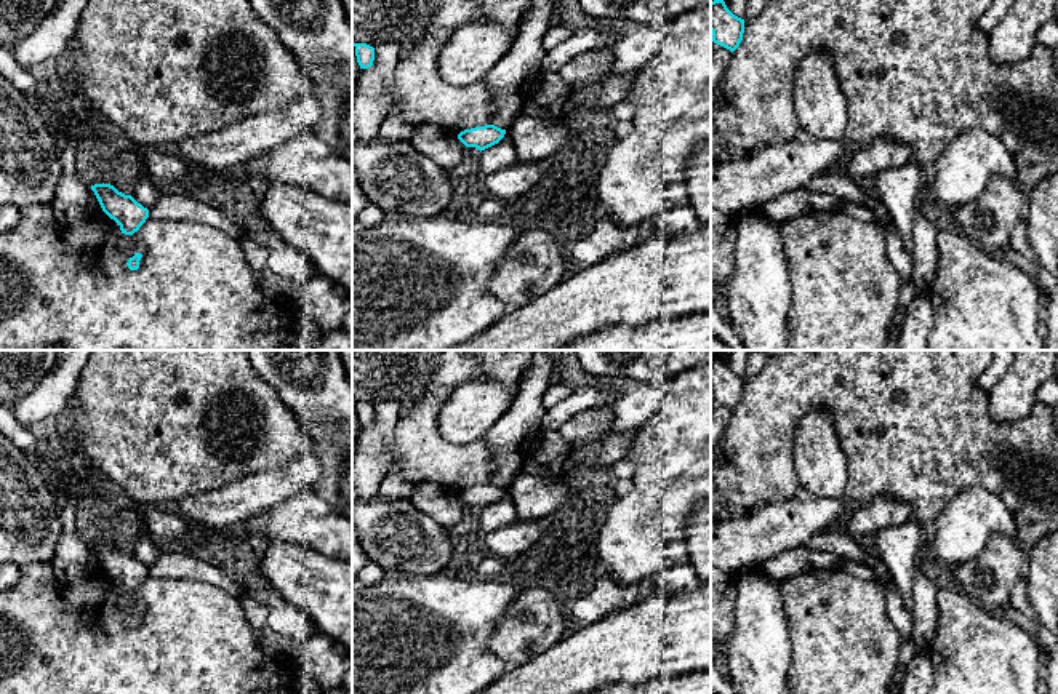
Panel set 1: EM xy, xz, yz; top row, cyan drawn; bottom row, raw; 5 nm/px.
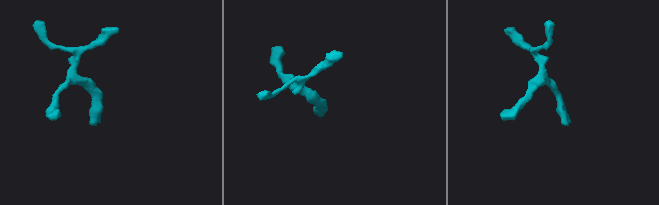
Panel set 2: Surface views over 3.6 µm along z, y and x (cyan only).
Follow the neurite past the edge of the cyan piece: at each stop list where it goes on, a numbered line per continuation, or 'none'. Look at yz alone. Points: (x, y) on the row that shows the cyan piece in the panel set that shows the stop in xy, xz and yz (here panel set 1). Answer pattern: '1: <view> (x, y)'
none

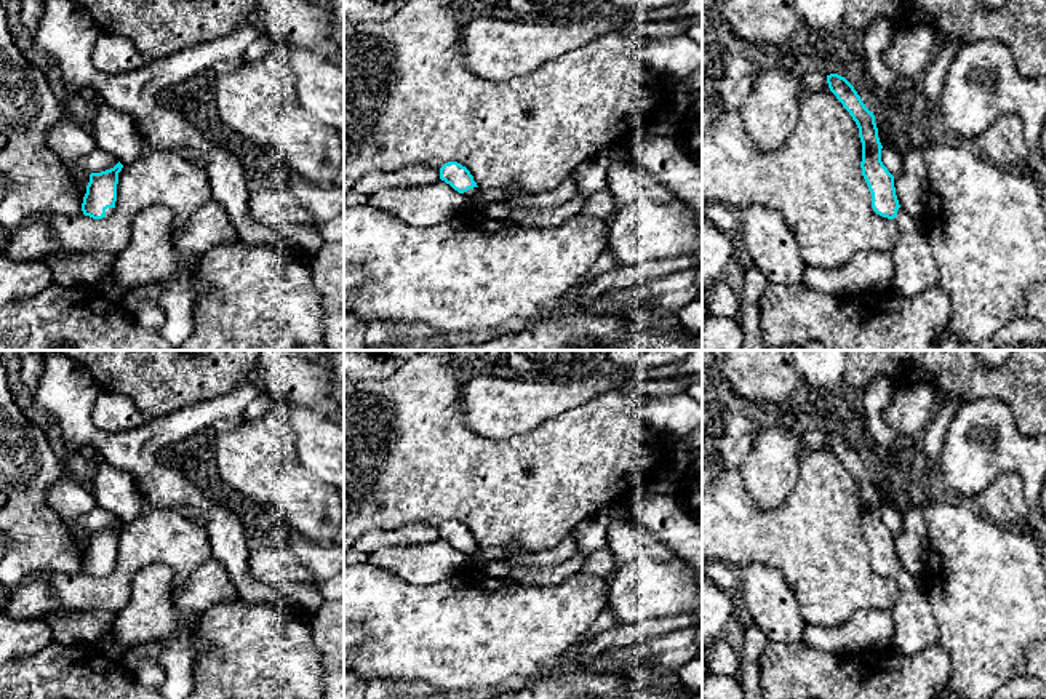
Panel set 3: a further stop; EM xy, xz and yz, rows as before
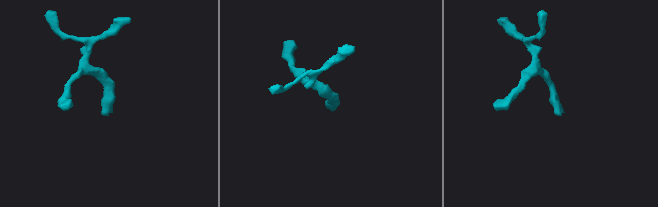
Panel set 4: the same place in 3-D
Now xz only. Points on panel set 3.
1: xz (499, 210)

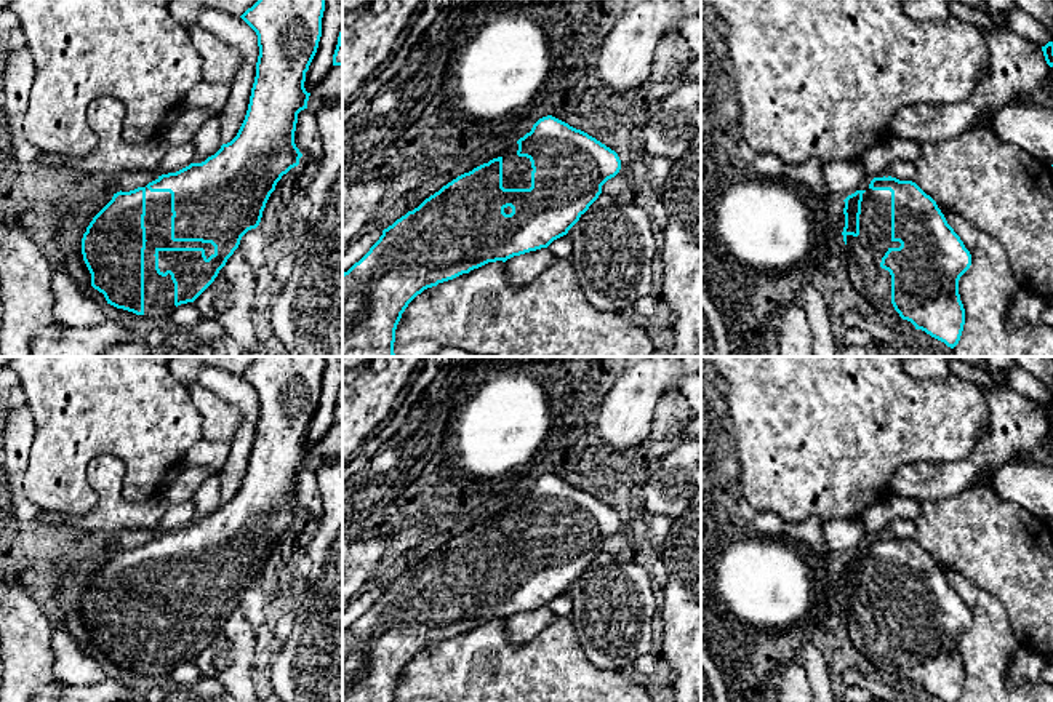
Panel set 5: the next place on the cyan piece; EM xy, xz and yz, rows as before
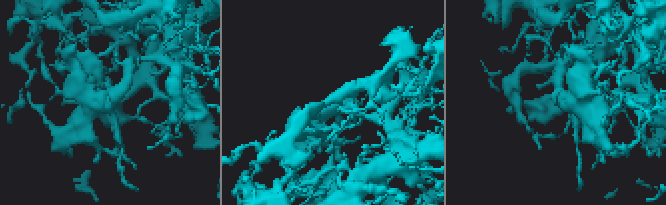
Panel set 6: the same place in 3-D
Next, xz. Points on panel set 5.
1: xz (516, 175)

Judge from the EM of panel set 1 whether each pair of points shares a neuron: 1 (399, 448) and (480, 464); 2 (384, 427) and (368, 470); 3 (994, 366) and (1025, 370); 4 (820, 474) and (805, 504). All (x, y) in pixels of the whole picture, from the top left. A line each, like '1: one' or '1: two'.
1: one
2: one
3: two
4: two

